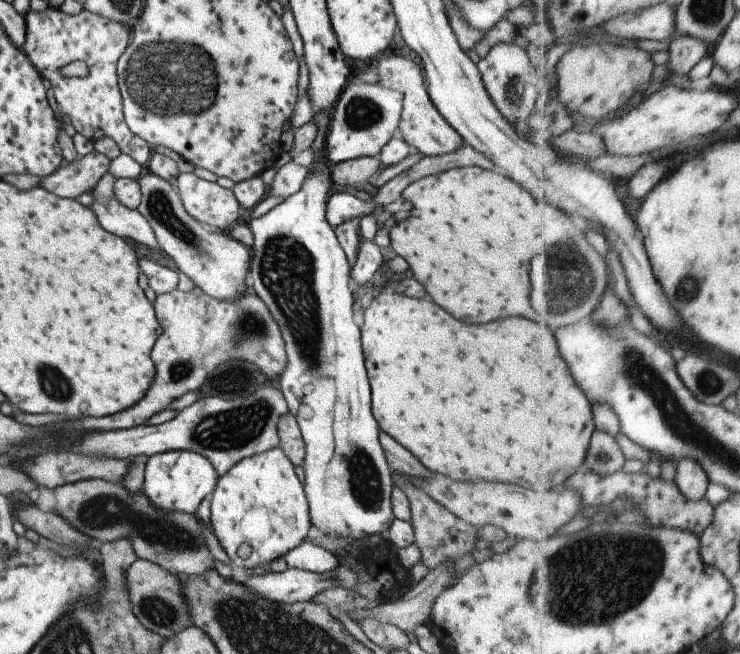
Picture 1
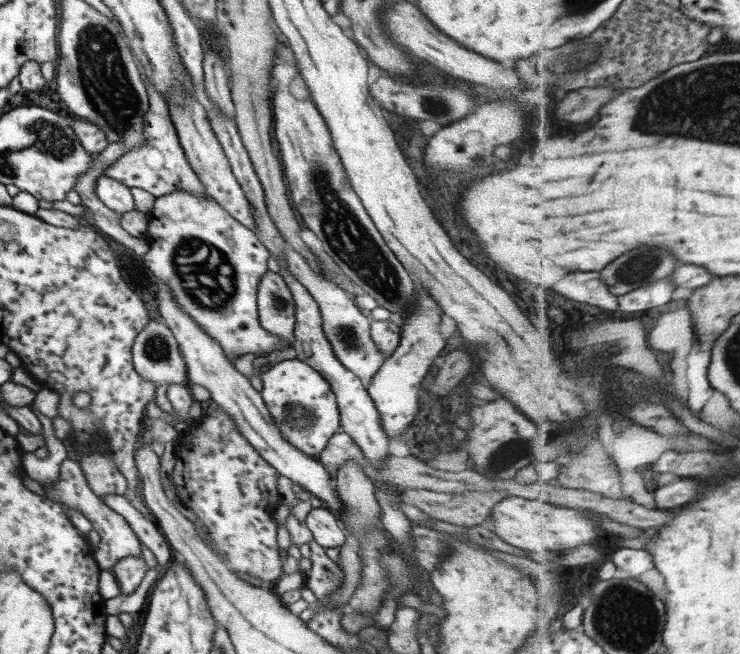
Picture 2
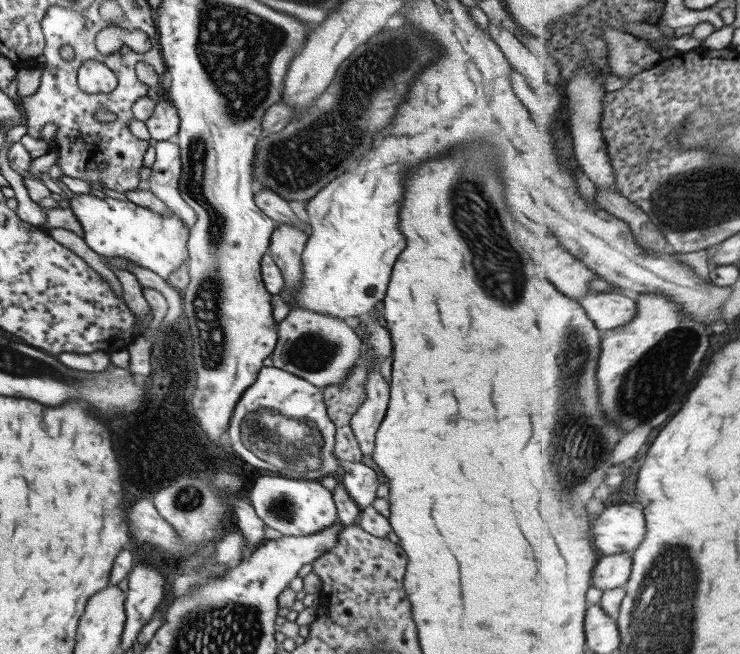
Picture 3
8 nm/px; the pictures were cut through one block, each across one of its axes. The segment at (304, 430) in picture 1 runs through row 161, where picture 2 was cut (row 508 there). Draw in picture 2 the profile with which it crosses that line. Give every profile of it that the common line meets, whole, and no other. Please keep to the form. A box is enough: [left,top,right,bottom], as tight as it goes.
[304,505,345,549]

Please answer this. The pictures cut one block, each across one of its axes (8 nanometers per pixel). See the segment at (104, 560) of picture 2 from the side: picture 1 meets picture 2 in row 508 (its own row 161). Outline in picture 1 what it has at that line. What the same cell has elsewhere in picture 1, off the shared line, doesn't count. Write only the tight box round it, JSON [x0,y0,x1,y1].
[39,150,110,199]

